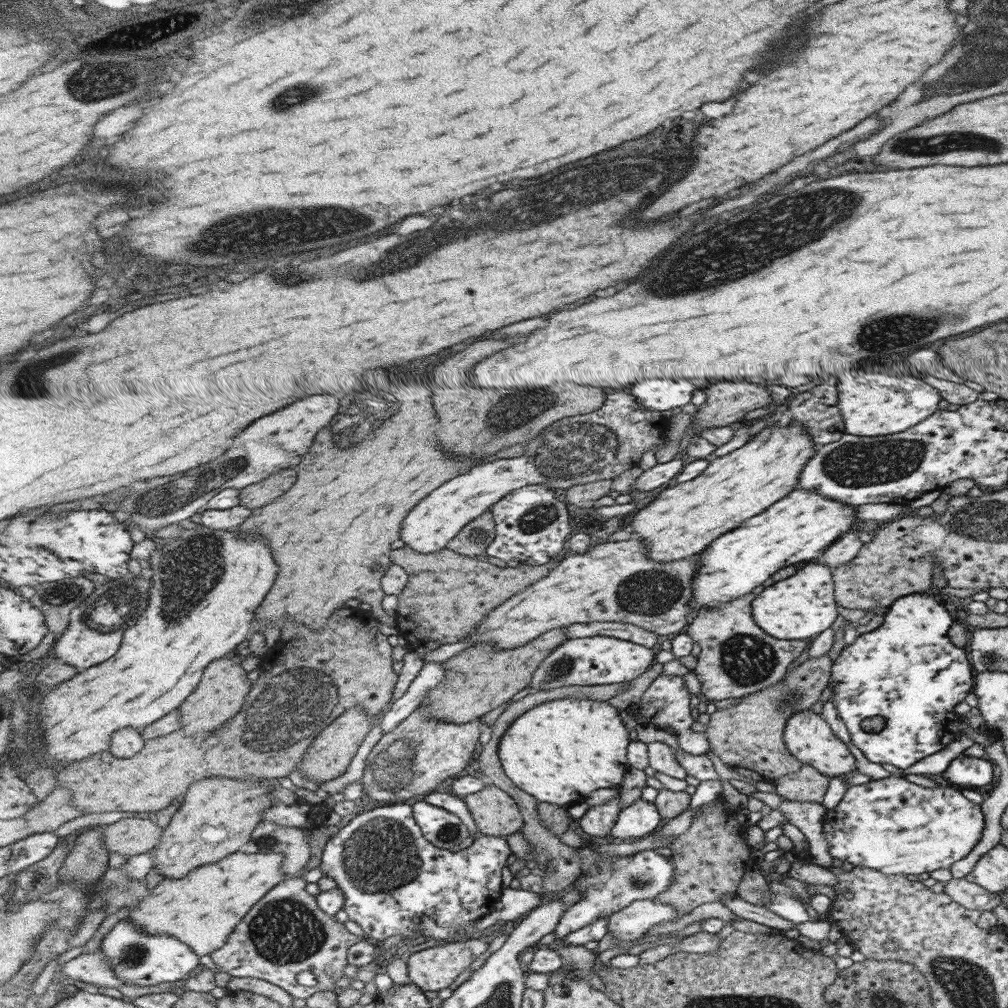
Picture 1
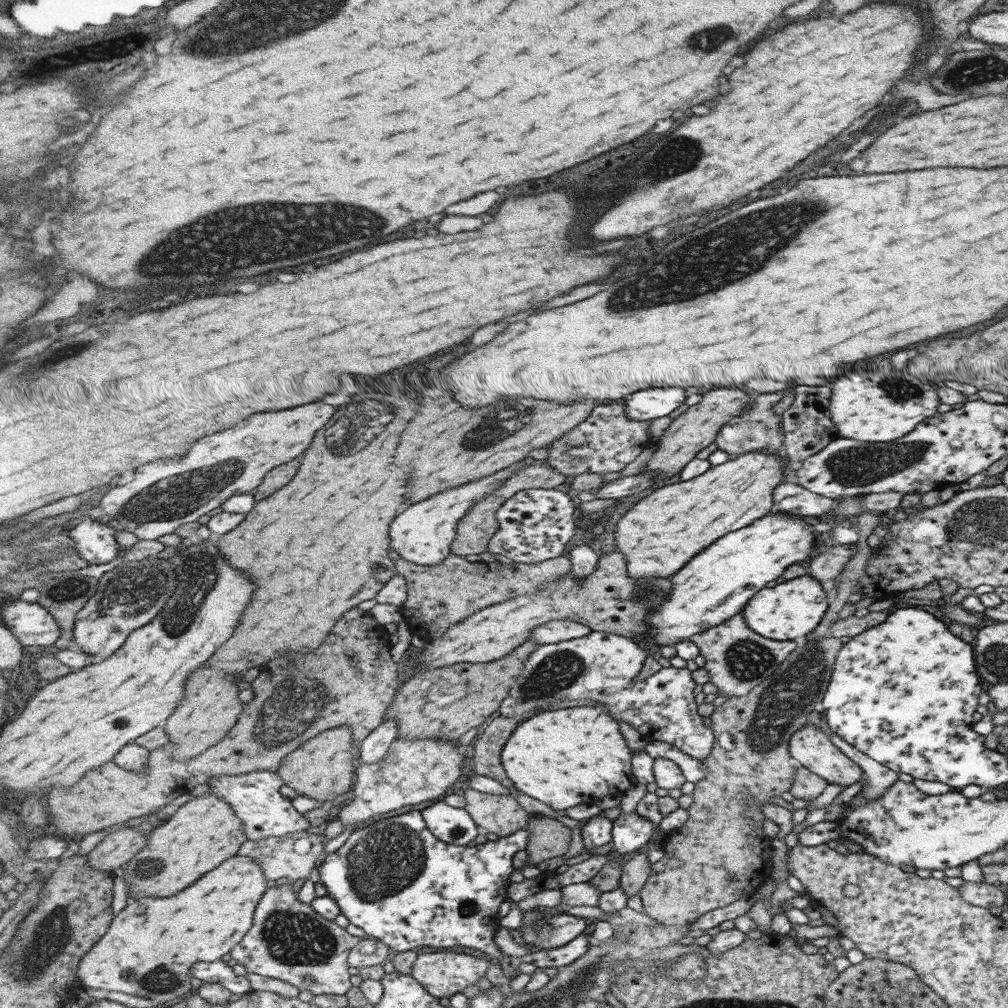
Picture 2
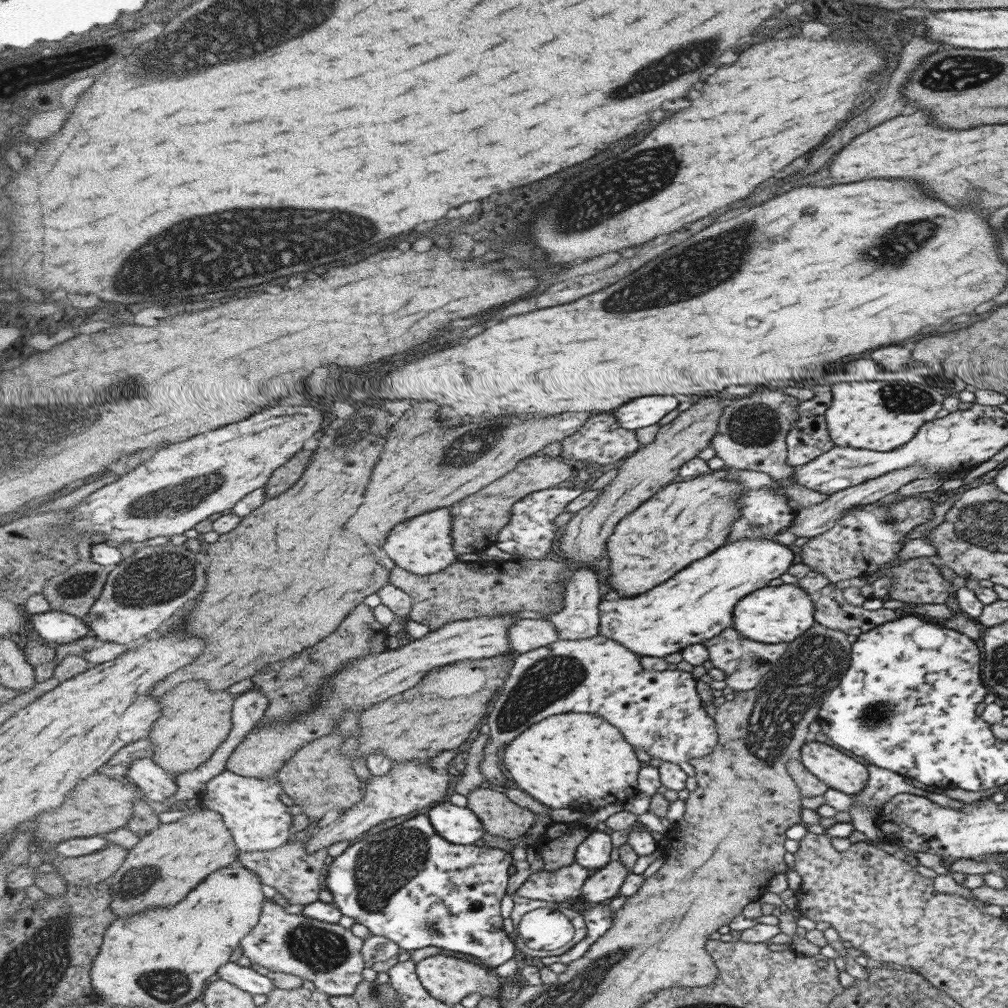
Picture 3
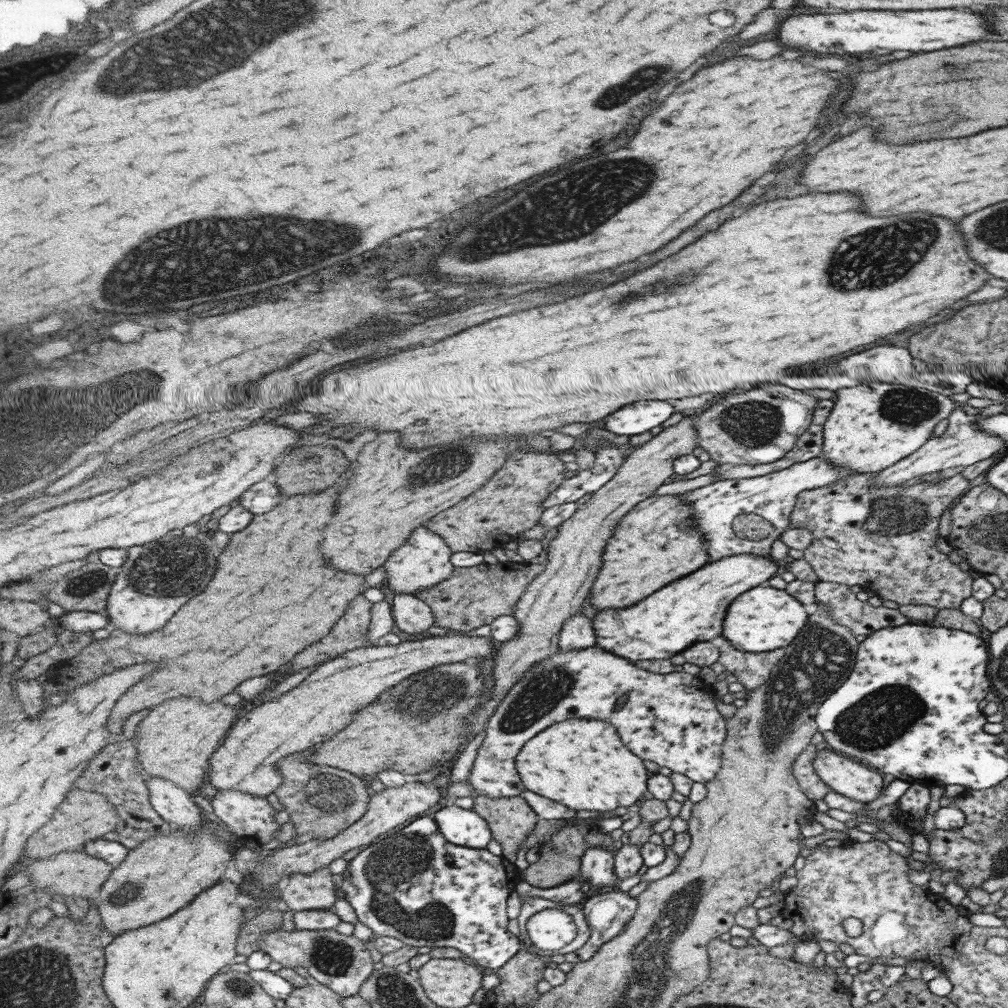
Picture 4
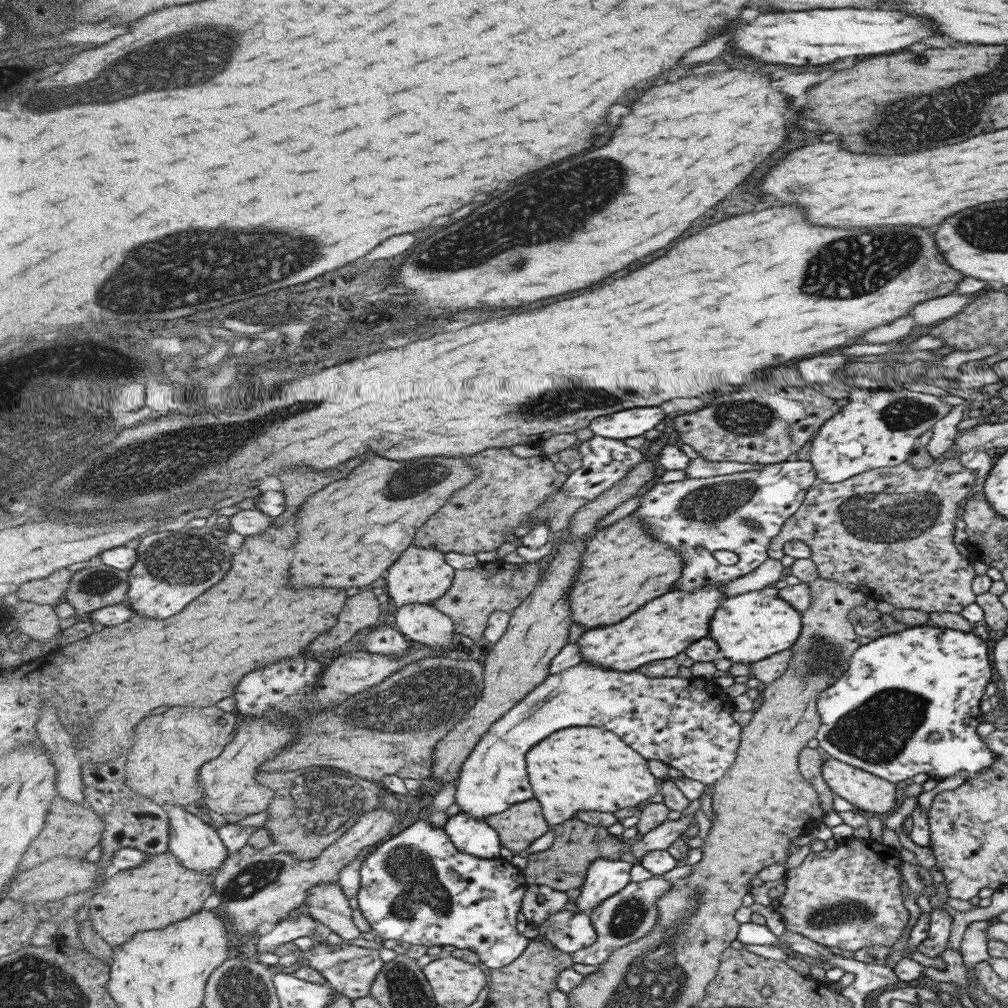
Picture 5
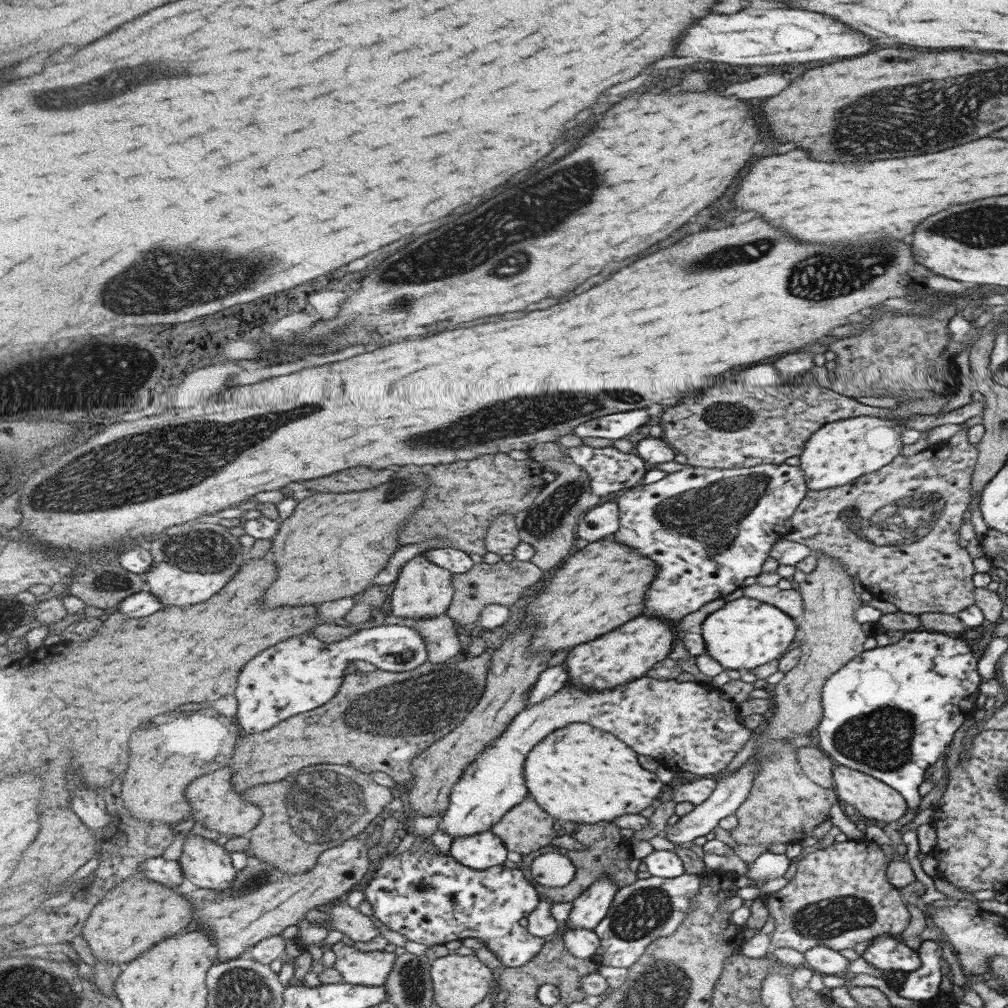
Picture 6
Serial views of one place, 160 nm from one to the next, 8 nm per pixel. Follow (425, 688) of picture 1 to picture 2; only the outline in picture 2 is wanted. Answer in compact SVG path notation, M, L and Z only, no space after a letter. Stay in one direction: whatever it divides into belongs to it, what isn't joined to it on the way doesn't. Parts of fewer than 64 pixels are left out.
M391 719L378 726L359 746L358 755L362 762L377 764L389 752L393 741L397 738L400 726Z

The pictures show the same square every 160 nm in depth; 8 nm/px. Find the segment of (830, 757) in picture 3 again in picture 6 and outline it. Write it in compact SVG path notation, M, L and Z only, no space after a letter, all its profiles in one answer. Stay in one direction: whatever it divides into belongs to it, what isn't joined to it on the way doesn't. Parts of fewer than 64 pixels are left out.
M835 764L832 779L837 800L850 804L864 819L888 824L906 813L904 798L876 778Z

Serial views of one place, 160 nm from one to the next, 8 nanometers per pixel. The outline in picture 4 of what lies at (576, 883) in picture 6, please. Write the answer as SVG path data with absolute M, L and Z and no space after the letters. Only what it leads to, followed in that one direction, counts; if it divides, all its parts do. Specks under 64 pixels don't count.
M574 824L573 828L569 825L569 828L563 828L551 840L549 839L549 842L545 842L545 846L543 846L543 858L536 863L528 865L522 871L523 880L533 886L544 889L566 883L575 877L581 877L582 858L589 847L598 846L612 849L615 845L609 833L601 832L595 824Z

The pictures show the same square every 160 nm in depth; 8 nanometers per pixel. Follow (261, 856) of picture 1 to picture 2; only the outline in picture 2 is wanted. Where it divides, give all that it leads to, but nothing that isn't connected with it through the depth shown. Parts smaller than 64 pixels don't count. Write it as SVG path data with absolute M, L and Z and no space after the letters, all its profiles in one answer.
M239 856L231 857L225 861L223 865L219 865L215 870L204 874L205 878L201 877L199 882L193 883L189 888L181 890L181 894L169 896L169 898L153 898L153 896L140 899L131 899L128 901L124 909L122 909L110 924L108 931L101 937L100 942L97 942L93 948L81 959L79 963L79 979L84 987L95 988L95 990L109 990L109 992L123 992L133 996L141 996L141 998L149 998L149 1000L159 1000L159 1005L174 1004L181 1001L183 998L193 995L196 988L190 985L193 982L193 966L198 962L215 962L220 961L221 956L225 956L227 952L231 952L234 946L240 944L244 936L253 926L256 916L257 905L260 904L264 893L268 891L267 877L264 873L262 864L259 864L253 857Z

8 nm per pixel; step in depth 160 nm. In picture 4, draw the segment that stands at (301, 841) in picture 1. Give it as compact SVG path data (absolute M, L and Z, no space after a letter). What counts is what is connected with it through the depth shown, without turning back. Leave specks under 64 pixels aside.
M328 867L309 874L294 872L279 889L288 909L297 911L333 909L337 902L333 872Z

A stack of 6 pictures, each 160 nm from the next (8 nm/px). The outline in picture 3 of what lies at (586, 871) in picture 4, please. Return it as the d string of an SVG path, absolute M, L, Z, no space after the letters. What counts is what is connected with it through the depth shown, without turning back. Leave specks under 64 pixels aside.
M594 830L579 845L576 862L589 870L599 870L611 862L613 842L611 836L604 831Z

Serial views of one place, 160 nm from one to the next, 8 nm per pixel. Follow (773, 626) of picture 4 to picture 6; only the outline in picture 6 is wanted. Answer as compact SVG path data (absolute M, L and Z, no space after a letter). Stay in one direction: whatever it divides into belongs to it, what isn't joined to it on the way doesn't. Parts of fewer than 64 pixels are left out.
M741 595L732 601L727 601L725 606L717 612L708 615L707 620L700 629L700 632L707 643L707 654L718 660L725 668L733 670L749 670L756 666L761 666L766 662L771 662L776 658L781 658L787 654L789 650L794 649L794 643L797 643L801 632L799 628L799 618L790 617L785 614L779 607L773 606L771 603L759 602L754 598L747 598Z

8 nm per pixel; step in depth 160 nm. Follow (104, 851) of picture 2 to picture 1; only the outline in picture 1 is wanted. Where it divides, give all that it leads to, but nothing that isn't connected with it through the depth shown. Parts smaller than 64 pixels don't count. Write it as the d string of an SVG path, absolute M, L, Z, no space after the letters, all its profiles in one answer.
M122 818L105 828L104 839L110 852L130 858L155 849L164 829L149 819Z

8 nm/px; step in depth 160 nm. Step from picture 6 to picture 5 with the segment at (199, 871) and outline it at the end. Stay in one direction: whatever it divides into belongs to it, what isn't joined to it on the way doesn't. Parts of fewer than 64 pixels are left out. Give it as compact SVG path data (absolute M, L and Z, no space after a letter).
M167 806L171 823L170 852L173 853L186 867L207 873L215 878L223 861L228 857L227 845L223 842L217 829L205 823L206 817L200 815L192 807Z

